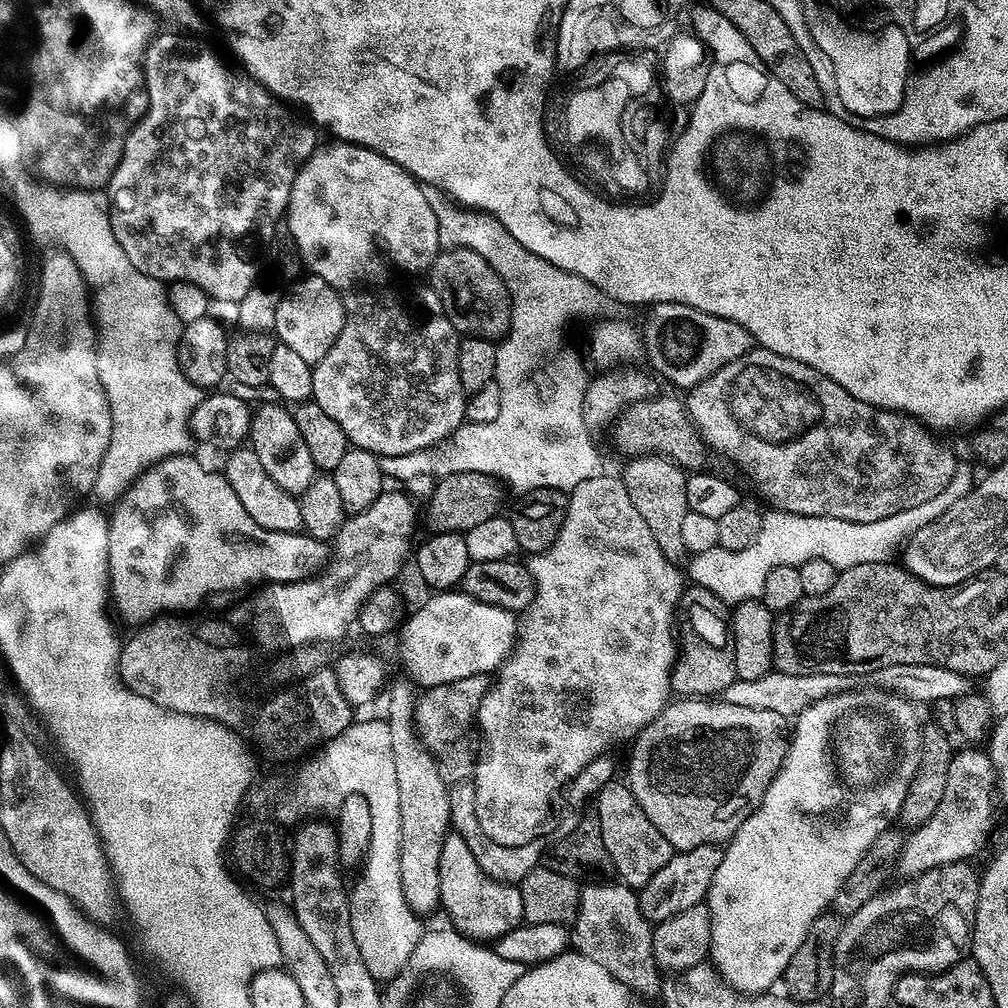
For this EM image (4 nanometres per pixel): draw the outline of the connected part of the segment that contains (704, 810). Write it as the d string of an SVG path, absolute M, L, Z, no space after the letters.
M680 698L675 702L665 706L631 741L627 786L634 798L638 798L638 806L646 810L646 818L658 826L662 838L666 838L676 852L707 844L723 845L735 836L742 822L750 818L770 782L779 774L790 743L789 717L774 714L774 710L734 706L723 698Z

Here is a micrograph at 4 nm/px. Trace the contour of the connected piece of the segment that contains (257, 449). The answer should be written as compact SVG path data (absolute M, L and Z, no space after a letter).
M275 403L264 404L251 413L247 443L254 450L254 454L258 454L266 474L270 474L270 478L274 478L274 482L278 482L282 490L299 497L301 492L308 489L310 482L316 479L318 470L314 466L314 458L310 458L310 450L302 439L298 422L294 422L292 412L283 403Z

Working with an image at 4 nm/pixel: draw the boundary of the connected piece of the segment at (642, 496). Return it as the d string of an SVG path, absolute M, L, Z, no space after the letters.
M656 458L634 463L638 464L630 465L622 478L627 493L630 494L630 500L637 507L638 514L641 514L647 526L650 527L650 532L654 535L654 540L666 559L677 566L683 565L684 558L686 560L688 556L683 539L683 519L690 512L686 502L687 475L676 464L661 462Z

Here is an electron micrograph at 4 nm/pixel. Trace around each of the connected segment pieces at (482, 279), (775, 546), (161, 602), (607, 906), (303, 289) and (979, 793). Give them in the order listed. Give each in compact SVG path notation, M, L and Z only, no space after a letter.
M445 248L436 255L436 260L426 273L427 283L442 298L442 310L446 310L446 318L464 336L478 336L496 342L508 333L510 318L512 317L512 299L498 274L494 274L494 266L486 262L474 250L465 248Z
M964 462L957 463L954 478L942 490L942 494L934 494L930 502L922 506L914 506L910 510L902 510L885 520L878 522L846 522L842 518L818 518L817 516L796 516L793 512L769 510L763 513L764 521L758 538L746 550L735 552L719 546L697 552L691 557L692 576L701 585L703 591L714 594L721 605L735 606L746 600L759 600L764 595L766 574L774 570L774 566L794 566L799 568L802 562L810 562L810 558L826 558L838 570L858 566L859 564L875 564L889 559L888 551L895 544L901 545L912 533L922 526L934 522L958 498L965 496L974 486L972 468Z
M181 454L171 456L162 462L158 462L154 467L147 468L133 484L128 485L126 494L115 501L116 509L110 512L108 529L110 530L110 546L108 547L108 590L110 593L110 604L115 615L125 620L128 624L138 624L136 626L148 626L159 621L167 612L192 612L195 608L200 608L204 600L211 596L216 596L219 592L240 592L243 588L255 589L257 586L267 586L270 584L289 584L306 580L310 576L316 575L323 569L330 559L330 548L323 540L316 540L314 537L305 534L303 531L283 532L282 530L266 530L266 526L258 526L254 518L250 518L250 513L246 511L246 506L238 502L238 494L234 494L234 489L230 482L219 471L211 472L208 468L203 468L192 454Z
M596 882L585 883L580 890L580 905L574 921L575 951L598 962L598 966L603 966L605 970L610 970L618 982L622 982L637 996L659 997L662 969L654 958L653 925L642 914L637 889L629 888L623 882L592 883Z
M308 274L297 279L292 289L280 297L274 336L279 343L290 346L306 362L315 366L334 346L344 325L344 301L337 289L331 288L322 278Z
M964 746L953 755L946 770L946 791L938 810L920 828L913 828L898 861L908 876L916 876L931 868L937 868L959 860L971 861L972 855L983 846L992 832L992 819L996 816L996 786L998 775L987 751L976 746Z

